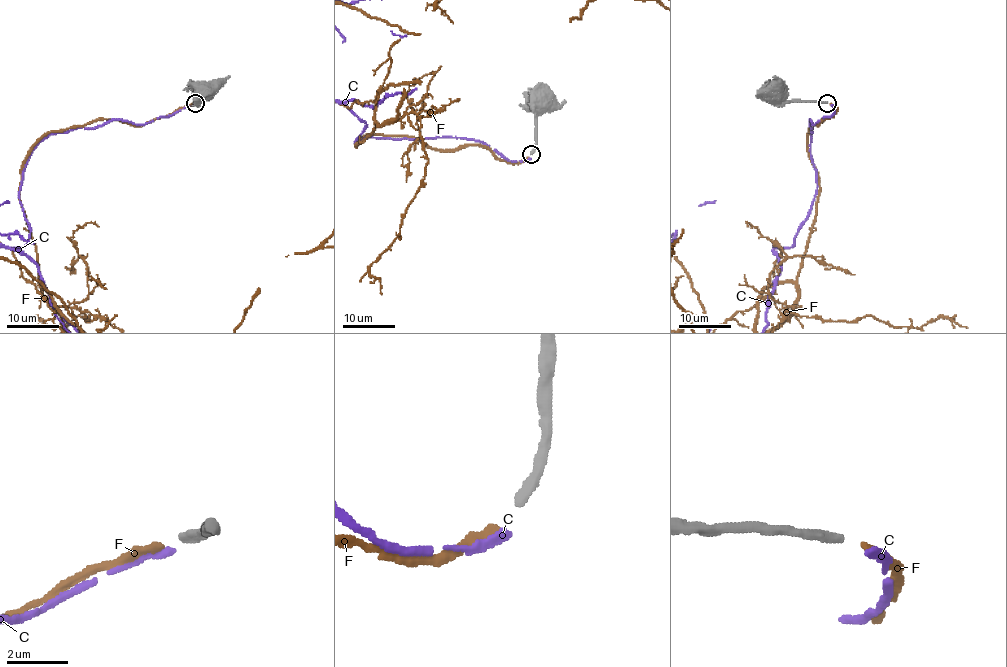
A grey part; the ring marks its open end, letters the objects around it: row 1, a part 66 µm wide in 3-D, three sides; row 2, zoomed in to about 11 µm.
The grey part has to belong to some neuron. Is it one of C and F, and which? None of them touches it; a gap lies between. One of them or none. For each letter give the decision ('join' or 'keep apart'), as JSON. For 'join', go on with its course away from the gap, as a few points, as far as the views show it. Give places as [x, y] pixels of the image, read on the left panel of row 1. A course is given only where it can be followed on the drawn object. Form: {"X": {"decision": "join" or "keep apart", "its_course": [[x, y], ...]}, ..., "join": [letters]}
{"C": {"decision": "keep apart"}, "F": {"decision": "join"}, "join": ["F"]}

